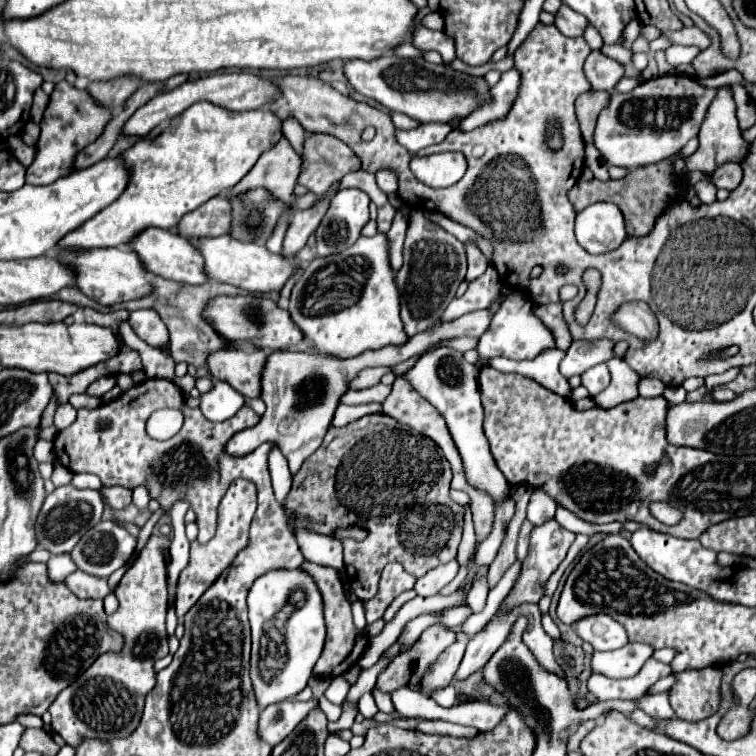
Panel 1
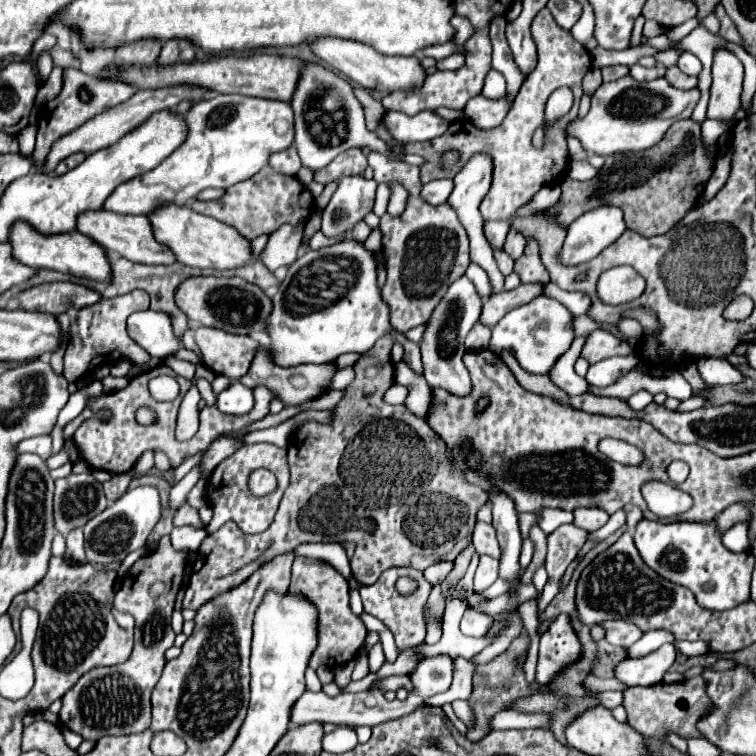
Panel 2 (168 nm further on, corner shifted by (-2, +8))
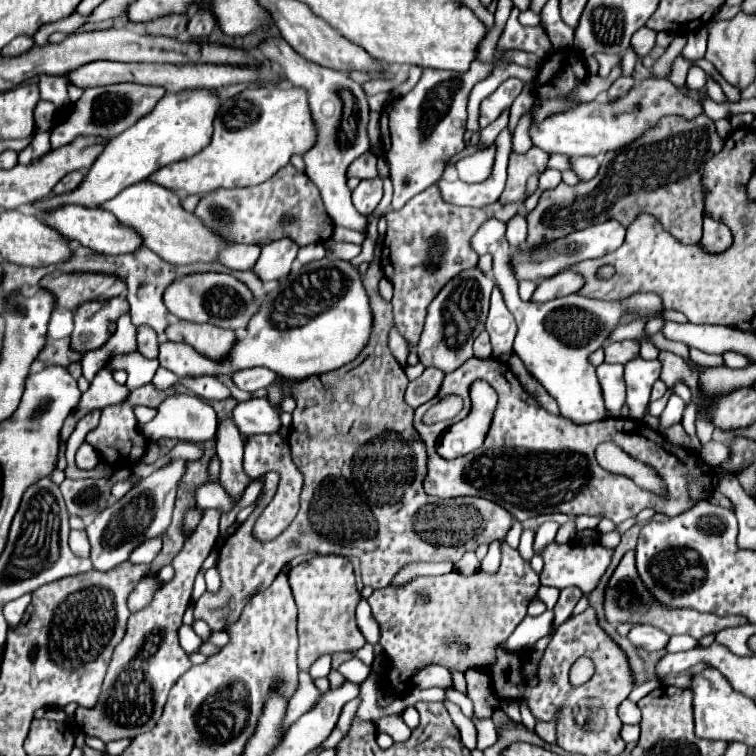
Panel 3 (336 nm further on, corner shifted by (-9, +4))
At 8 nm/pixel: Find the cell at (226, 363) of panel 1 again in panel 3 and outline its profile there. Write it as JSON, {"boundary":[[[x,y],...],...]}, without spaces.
{"boundary":[[[187,320],[169,324],[165,336],[171,342],[185,342],[193,346],[197,352],[201,352],[203,356],[213,360],[223,360],[235,342],[235,334],[231,330],[213,324],[187,322]]]}

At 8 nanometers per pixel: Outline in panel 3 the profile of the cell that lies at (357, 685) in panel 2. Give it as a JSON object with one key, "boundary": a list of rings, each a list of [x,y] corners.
{"boundary":[[[299,672],[299,690],[287,704],[285,718],[281,720],[281,730],[285,732],[287,726],[299,718],[299,714],[305,714],[311,708],[311,704],[319,700],[319,696],[321,692],[315,688],[309,672]]]}

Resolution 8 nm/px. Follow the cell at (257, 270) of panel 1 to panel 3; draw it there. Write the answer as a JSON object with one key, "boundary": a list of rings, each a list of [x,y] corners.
{"boundary":[[[143,180],[139,184],[133,184],[131,188],[125,188],[115,198],[107,200],[107,204],[103,204],[101,208],[113,212],[121,224],[133,228],[141,236],[143,246],[171,264],[215,262],[219,250],[223,248],[223,240],[215,232],[203,226],[201,220],[195,220],[195,214],[181,208],[179,198],[173,190],[167,190],[151,180]]]}

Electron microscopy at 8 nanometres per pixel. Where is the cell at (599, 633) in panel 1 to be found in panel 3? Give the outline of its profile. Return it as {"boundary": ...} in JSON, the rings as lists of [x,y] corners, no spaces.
{"boundary":[[[637,624],[629,632],[629,640],[637,648],[643,648],[647,652],[653,652],[653,650],[665,650],[665,644],[667,644],[669,636],[663,634],[659,628],[651,626],[651,624]]]}

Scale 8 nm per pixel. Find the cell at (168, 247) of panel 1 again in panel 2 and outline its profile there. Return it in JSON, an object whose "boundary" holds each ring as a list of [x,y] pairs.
{"boundary":[[[106,210],[84,212],[82,216],[78,216],[76,228],[82,234],[94,238],[100,246],[108,248],[108,252],[114,256],[122,256],[140,264],[174,264],[176,262],[176,256],[172,256],[172,252],[168,252],[164,244],[156,244],[156,238],[152,236],[152,226],[148,224],[146,216],[130,216],[130,214],[122,216],[122,214],[114,214]]]}

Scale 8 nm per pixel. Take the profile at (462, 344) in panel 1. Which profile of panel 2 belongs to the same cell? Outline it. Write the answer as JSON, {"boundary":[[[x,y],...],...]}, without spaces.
{"boundary":[[[480,322],[468,332],[466,336],[466,348],[468,350],[484,350],[490,340],[490,328],[482,326]]]}

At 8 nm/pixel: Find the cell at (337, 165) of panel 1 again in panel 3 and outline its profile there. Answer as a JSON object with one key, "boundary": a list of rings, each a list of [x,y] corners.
{"boundary":[[[365,152],[365,154],[361,154],[351,166],[349,166],[349,170],[347,170],[347,176],[351,178],[351,176],[357,176],[357,178],[375,178],[375,176],[379,176],[377,174],[377,158],[375,158],[375,154],[373,152]]]}

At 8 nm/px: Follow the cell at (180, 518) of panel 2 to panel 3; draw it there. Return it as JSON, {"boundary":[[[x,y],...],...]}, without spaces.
{"boundary":[[[217,510],[203,512],[197,530],[185,540],[183,550],[173,560],[175,578],[155,592],[155,598],[147,608],[131,614],[127,622],[127,634],[117,644],[109,662],[97,706],[79,706],[75,712],[75,720],[83,734],[95,736],[107,744],[113,740],[135,738],[143,732],[149,732],[161,718],[171,686],[175,684],[175,680],[179,680],[179,676],[183,676],[183,672],[191,668],[189,656],[179,646],[177,630],[183,624],[183,614],[191,602],[193,580],[219,538],[219,518],[221,514]]]}

